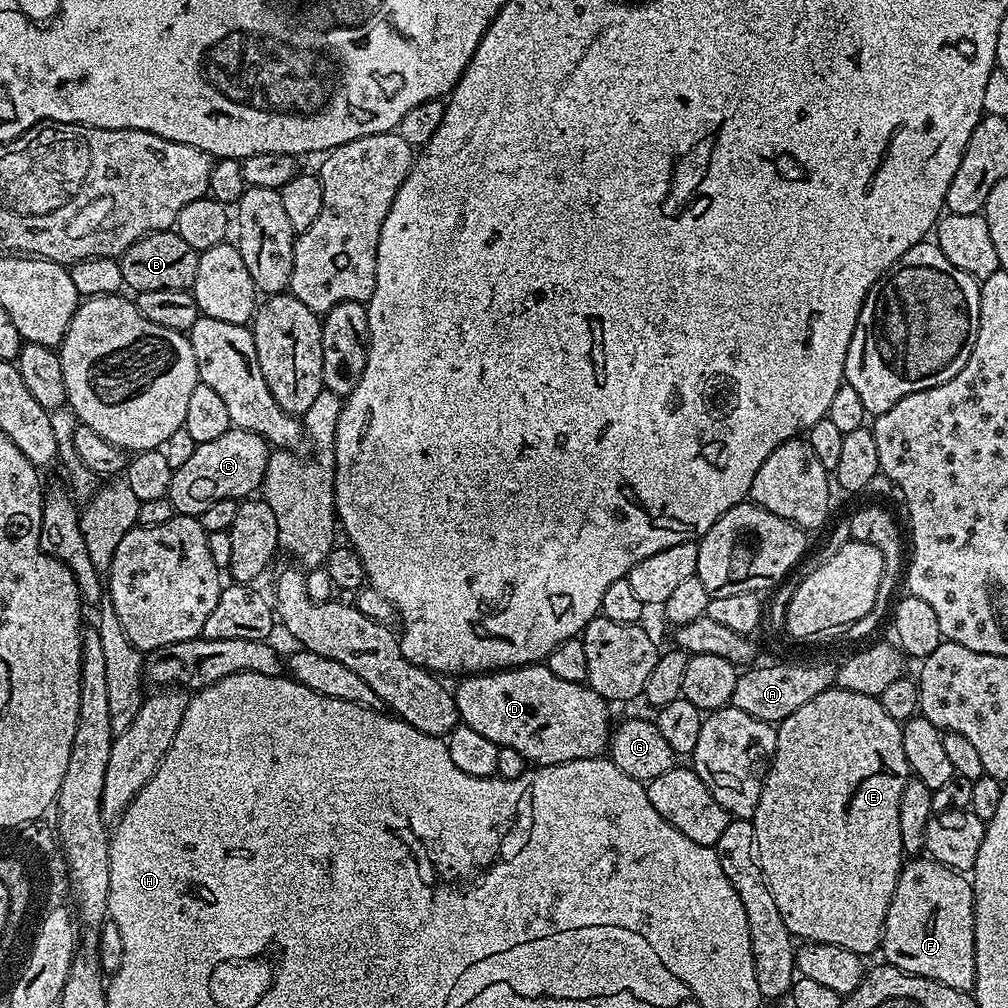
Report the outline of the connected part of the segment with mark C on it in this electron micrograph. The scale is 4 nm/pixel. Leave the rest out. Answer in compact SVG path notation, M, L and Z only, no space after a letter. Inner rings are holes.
M234 427L228 428L226 434L219 438L214 438L214 442L198 444L188 461L172 473L167 498L172 504L173 513L198 518L219 500L239 502L251 497L255 493L252 491L255 488L257 491L263 485L269 451L267 440L250 430Z

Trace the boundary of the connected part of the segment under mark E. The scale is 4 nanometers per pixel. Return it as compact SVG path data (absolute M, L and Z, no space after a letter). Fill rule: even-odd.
M833 686L818 694L818 698L810 698L806 706L798 706L798 710L790 714L790 718L780 721L776 728L776 753L772 755L772 762L768 765L768 775L764 777L762 794L758 798L758 806L751 821L754 826L756 863L760 865L770 895L778 905L778 914L782 914L782 922L786 922L786 930L790 930L797 941L842 946L862 958L868 958L875 948L877 951L881 947L886 910L890 910L898 874L906 859L902 834L898 830L898 802L902 802L902 790L909 778L906 750L902 750L901 721L890 718L890 714L882 710L880 701L875 696L854 694L850 690Z

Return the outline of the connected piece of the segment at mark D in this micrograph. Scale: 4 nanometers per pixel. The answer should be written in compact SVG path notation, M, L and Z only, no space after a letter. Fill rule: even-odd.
M547 663L524 664L520 668L502 668L499 672L477 672L475 674L465 675L461 680L464 681L457 688L454 688L456 709L460 715L460 723L470 726L470 730L475 730L478 734L490 738L490 742L494 742L501 749L513 748L514 750L518 750L518 754L522 754L528 759L529 765L543 766L545 764L561 764L562 762L570 762L571 760L585 760L591 756L599 757L610 743L610 733L614 724L613 721L608 721L609 701L602 699L596 691L588 687L587 683L575 684L574 682L565 682L564 679L550 674Z

